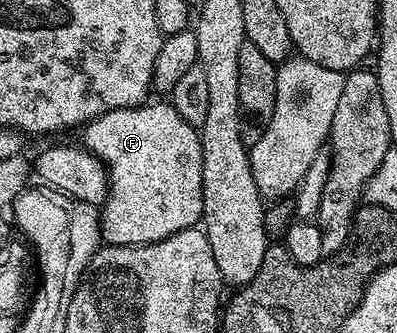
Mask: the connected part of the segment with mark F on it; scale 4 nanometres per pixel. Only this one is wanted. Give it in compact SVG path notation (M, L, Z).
M151 100L142 106L134 106L134 108L110 110L102 114L100 118L94 118L92 122L88 122L81 130L83 149L90 152L90 154L97 155L102 160L103 165L107 167L107 200L101 207L101 238L108 246L144 246L145 244L160 242L182 230L198 227L203 216L203 177L201 176L203 161L201 160L199 130L185 120L181 120L179 113L171 107L170 101L155 101L159 102Z

